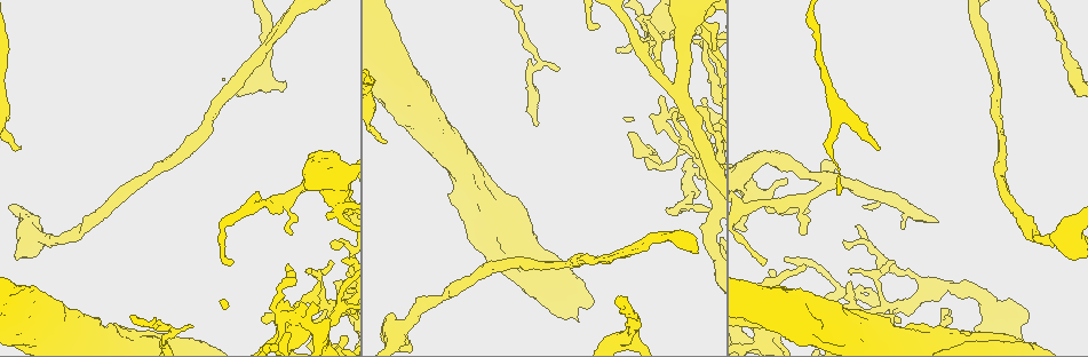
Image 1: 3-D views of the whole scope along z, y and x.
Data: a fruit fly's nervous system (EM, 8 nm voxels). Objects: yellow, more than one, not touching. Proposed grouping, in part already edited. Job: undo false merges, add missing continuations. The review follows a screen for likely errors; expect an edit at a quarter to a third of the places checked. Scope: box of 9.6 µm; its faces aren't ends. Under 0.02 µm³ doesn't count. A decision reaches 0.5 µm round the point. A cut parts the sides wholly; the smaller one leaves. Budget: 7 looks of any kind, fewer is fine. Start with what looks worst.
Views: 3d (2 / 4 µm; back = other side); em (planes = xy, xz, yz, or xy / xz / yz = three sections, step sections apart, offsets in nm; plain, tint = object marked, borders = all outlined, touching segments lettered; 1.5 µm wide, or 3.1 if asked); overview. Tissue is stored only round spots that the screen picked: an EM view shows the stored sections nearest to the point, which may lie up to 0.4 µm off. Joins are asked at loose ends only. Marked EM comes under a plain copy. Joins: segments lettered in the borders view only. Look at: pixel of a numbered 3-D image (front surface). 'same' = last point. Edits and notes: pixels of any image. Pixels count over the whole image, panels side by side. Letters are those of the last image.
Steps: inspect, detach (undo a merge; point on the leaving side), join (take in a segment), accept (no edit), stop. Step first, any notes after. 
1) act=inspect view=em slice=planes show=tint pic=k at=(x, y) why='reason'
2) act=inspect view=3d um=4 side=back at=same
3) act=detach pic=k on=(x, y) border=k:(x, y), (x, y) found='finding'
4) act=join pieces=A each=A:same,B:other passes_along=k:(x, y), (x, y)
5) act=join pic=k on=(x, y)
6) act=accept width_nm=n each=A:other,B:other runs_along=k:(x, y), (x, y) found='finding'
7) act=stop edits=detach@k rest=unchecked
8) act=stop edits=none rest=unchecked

act=inspect view=3d um=2 pic=1 at=(298, 323) why='sudden change in width'

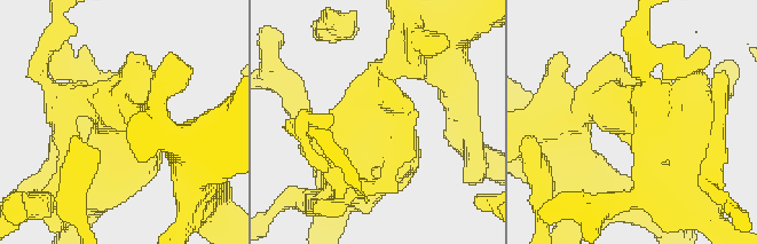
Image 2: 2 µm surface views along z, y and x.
act=inspect view=em um=3.1 slice=planes show=borders pic=2 at=(114, 127)

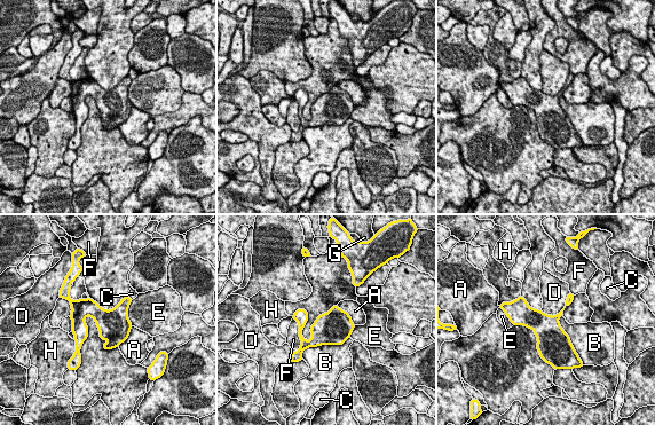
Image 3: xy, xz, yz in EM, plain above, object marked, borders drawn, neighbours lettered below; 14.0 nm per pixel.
act=accept width_nm=220 each=A:other,B:other,C:other,D:other,E:other,F:other,G:other,H:other found='all the same cell'

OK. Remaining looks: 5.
act=inspect view=3d um=4 pic=1 at=(622, 337) why='calibre changes'

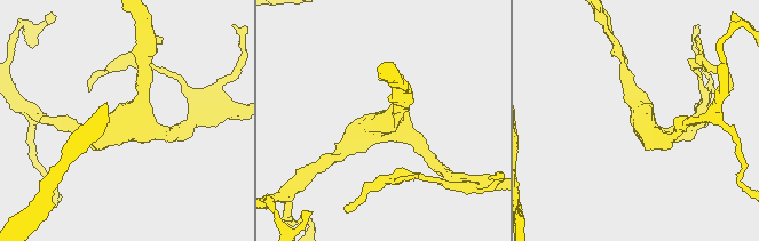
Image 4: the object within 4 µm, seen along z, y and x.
act=inspect view=em slice=planes show=borders pic=4 at=(126, 119) arms=3 arm_widths_nm=170,220,240

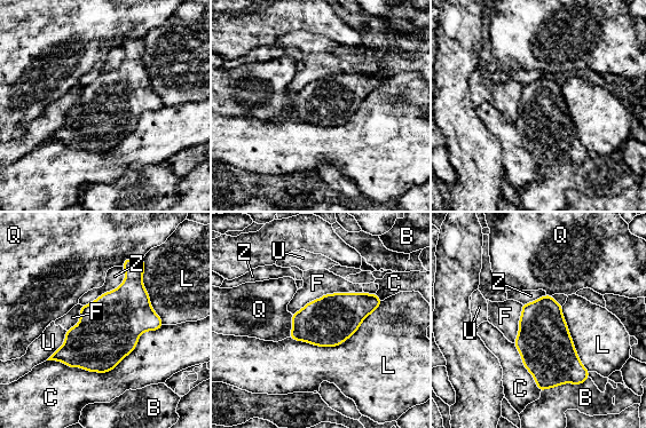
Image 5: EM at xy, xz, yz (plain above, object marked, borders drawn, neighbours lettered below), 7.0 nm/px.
act=accept width_nm=360 each=B:other,C:other,F:other,L:other,Q:other,U:other,Z:other border=5:(348, 292), (323, 294), (292, 315) found='continuous, no second cell'

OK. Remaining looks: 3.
act=inspect view=3d um=2 pic=1 at=(805, 264)

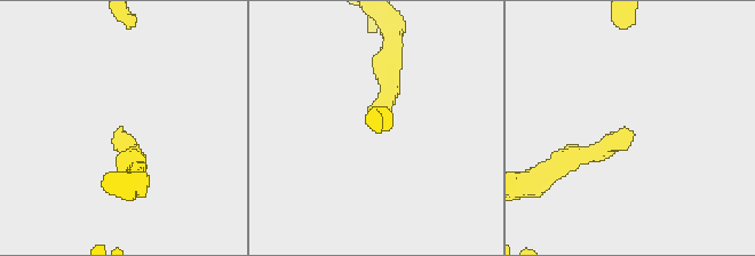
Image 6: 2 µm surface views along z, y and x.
act=inspect view=em slice=planes show=borders pic=6 at=(116, 131) why='shape alone is not enough'

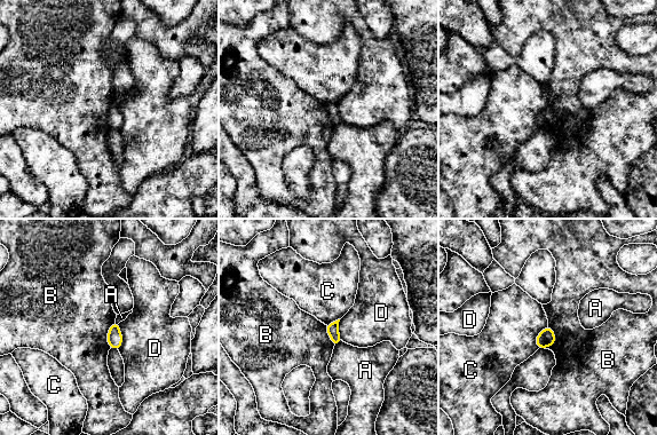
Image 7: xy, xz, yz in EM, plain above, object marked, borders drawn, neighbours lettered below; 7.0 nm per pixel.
act=accept each=A:other,B:other,C:other,D:other border=7:(547, 325), (536, 339), (538, 347) found='no lettered segment goes on from it'

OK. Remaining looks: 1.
act=stop edits=none rest=unchecked

